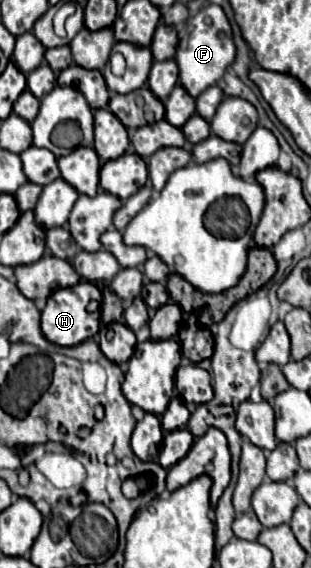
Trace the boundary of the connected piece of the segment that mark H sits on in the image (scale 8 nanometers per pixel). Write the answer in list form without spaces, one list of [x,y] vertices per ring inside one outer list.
[[[81,281],[81,283],[75,285],[75,287],[59,289],[57,293],[53,293],[53,295],[47,299],[47,305],[45,305],[43,315],[41,315],[43,335],[45,335],[51,343],[63,345],[63,347],[77,345],[77,343],[83,343],[85,339],[93,337],[93,335],[99,331],[101,313],[99,313],[99,311],[89,313],[89,311],[85,309],[91,299],[101,301],[101,291],[99,291],[93,283],[89,283],[89,281]]]

